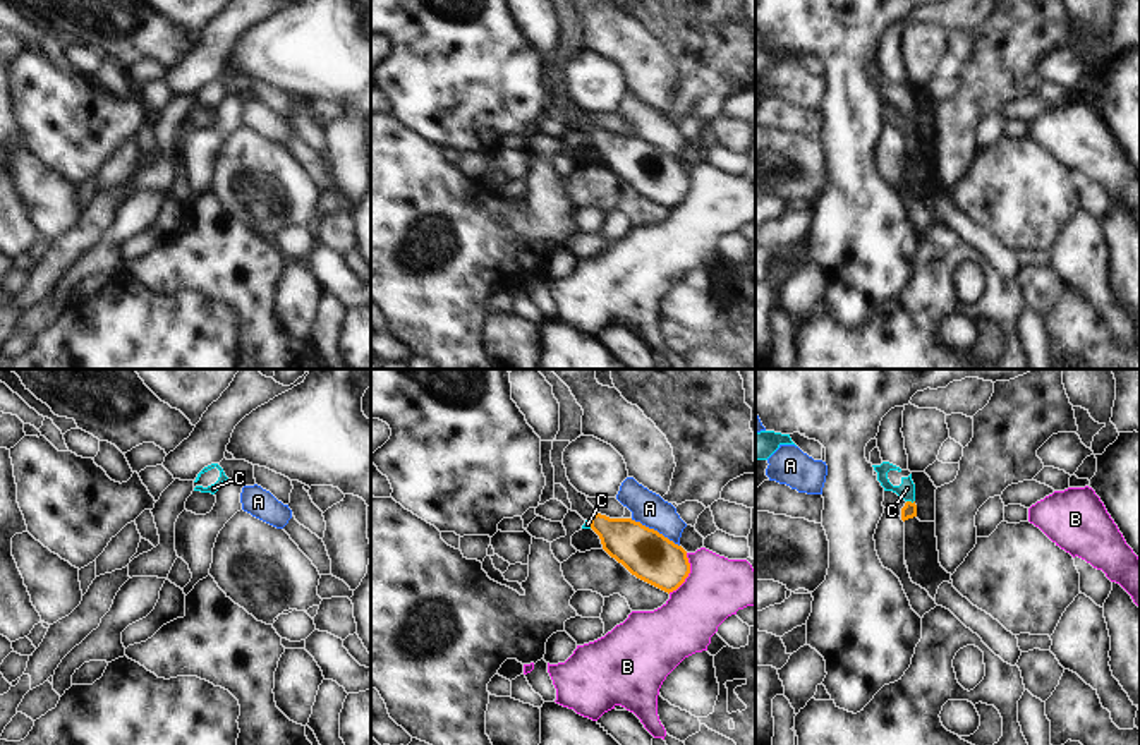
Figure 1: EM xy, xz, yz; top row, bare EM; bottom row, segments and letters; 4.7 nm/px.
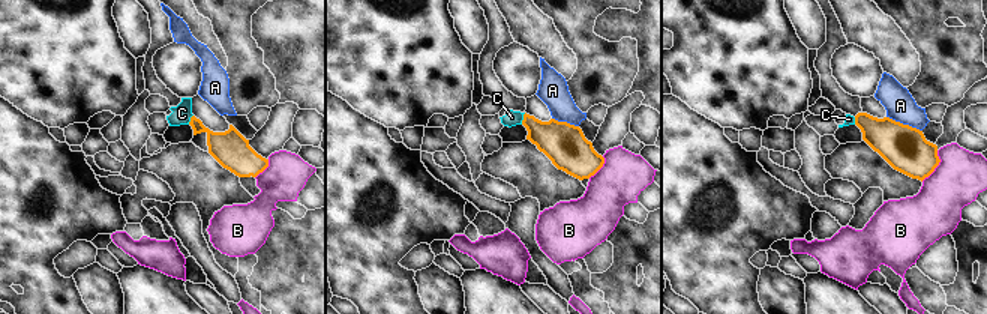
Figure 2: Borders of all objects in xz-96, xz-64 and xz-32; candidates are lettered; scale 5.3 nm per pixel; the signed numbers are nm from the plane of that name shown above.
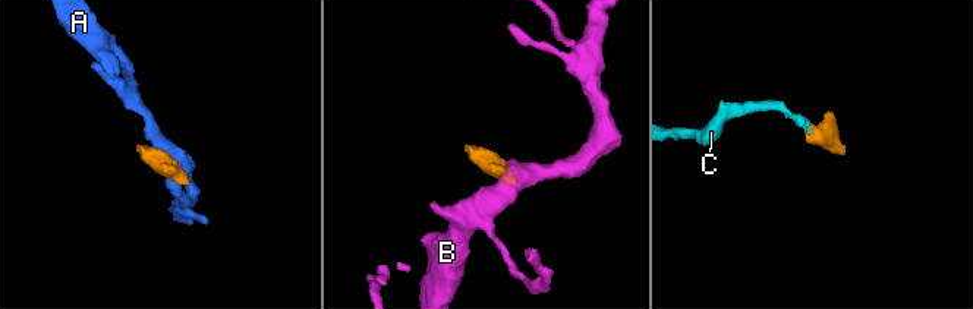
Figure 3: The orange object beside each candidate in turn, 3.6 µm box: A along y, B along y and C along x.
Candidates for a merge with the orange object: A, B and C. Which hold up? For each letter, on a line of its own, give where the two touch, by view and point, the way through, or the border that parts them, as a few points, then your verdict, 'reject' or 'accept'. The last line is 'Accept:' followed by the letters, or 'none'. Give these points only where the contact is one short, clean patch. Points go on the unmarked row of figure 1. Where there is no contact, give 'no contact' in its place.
A: meets orange in xz at (653, 145); reject
B: meets orange in xz at (687, 191); border along xz (687, 169), (689, 191), (668, 208); reject
C: meets orange in yz at (910, 117); border along yz (907, 115), (914, 117); reject
Accept: none

